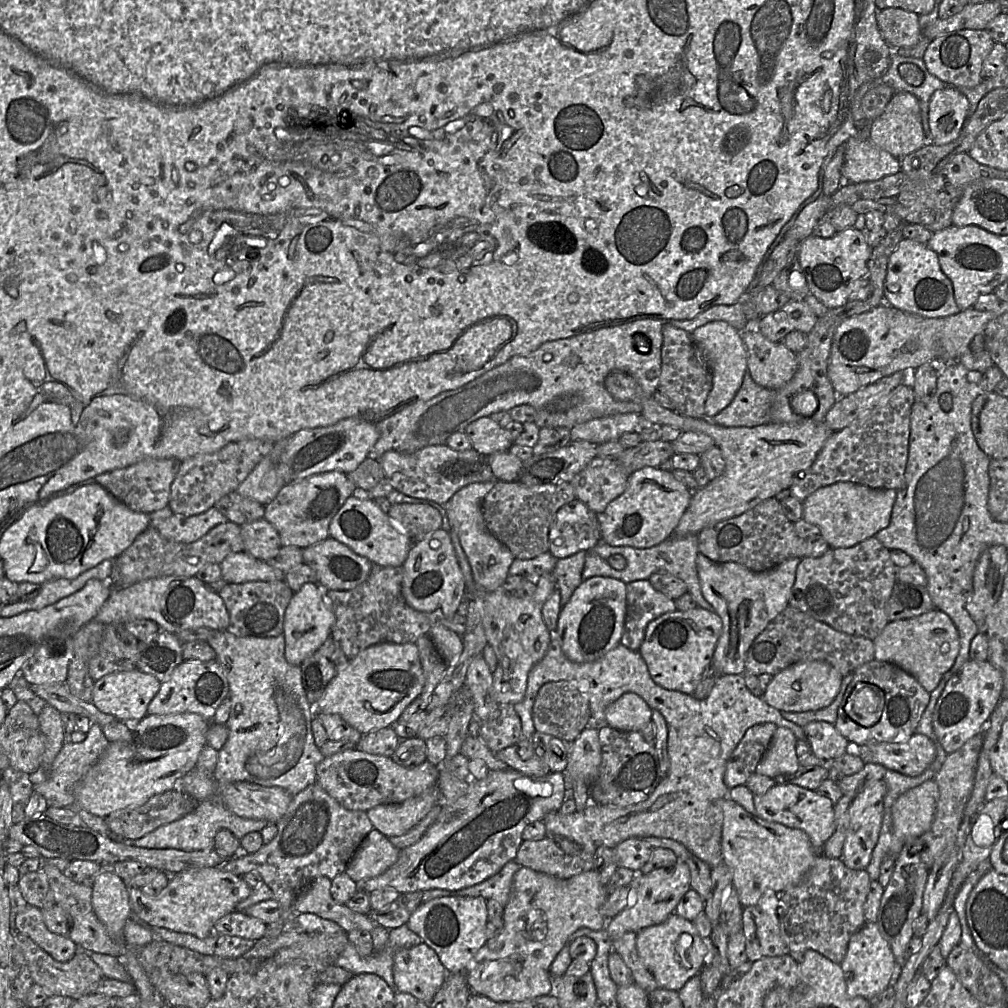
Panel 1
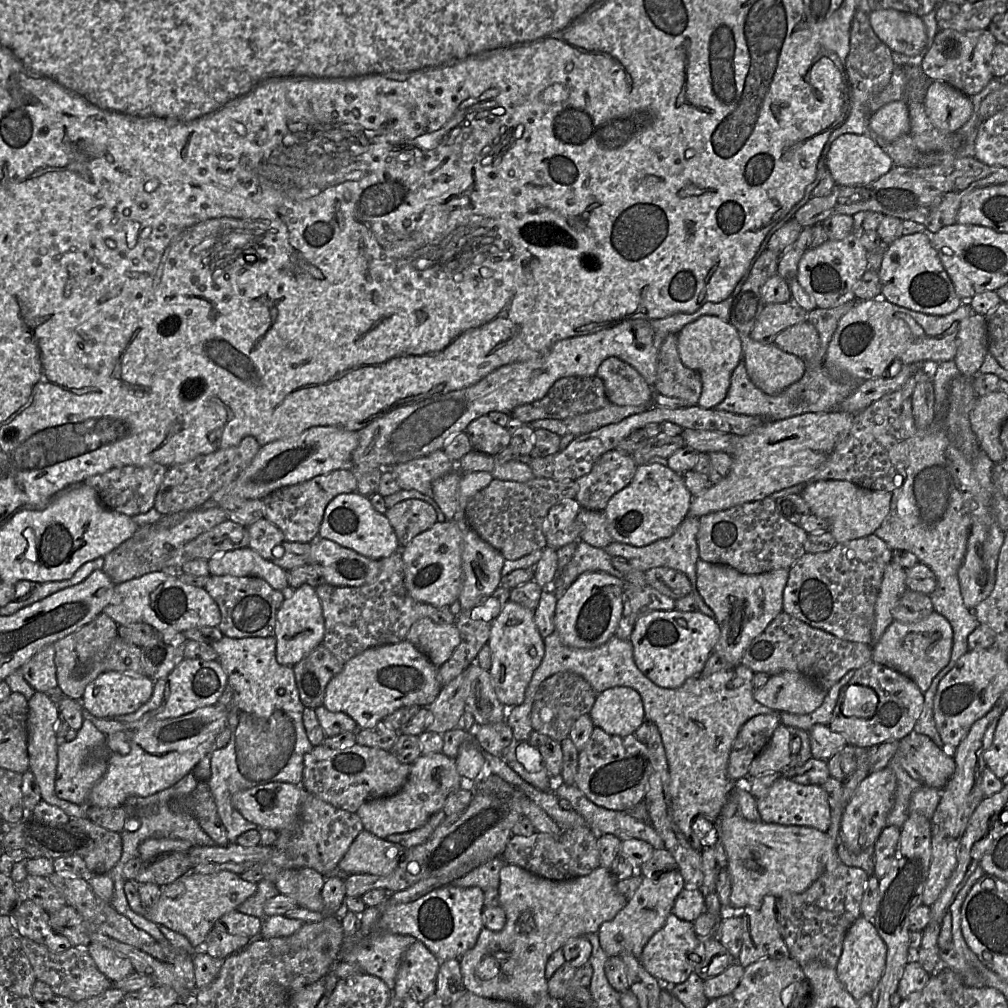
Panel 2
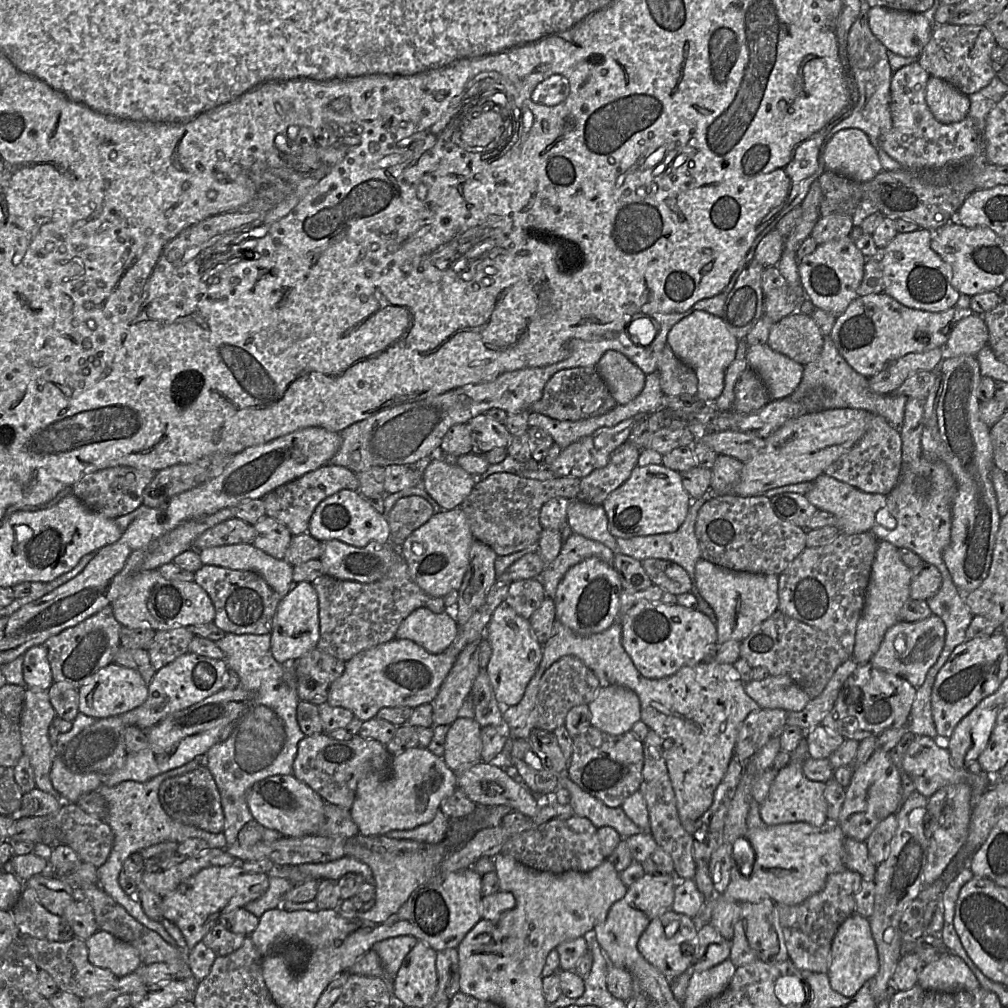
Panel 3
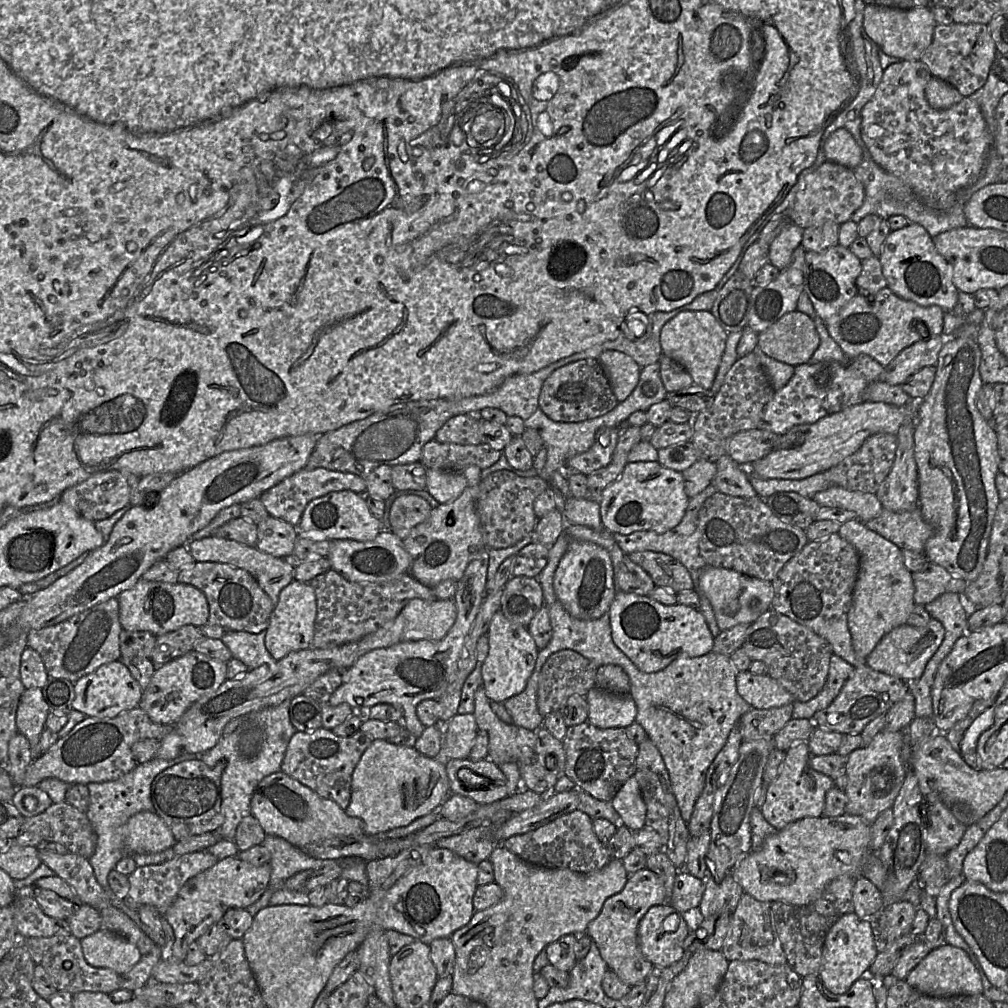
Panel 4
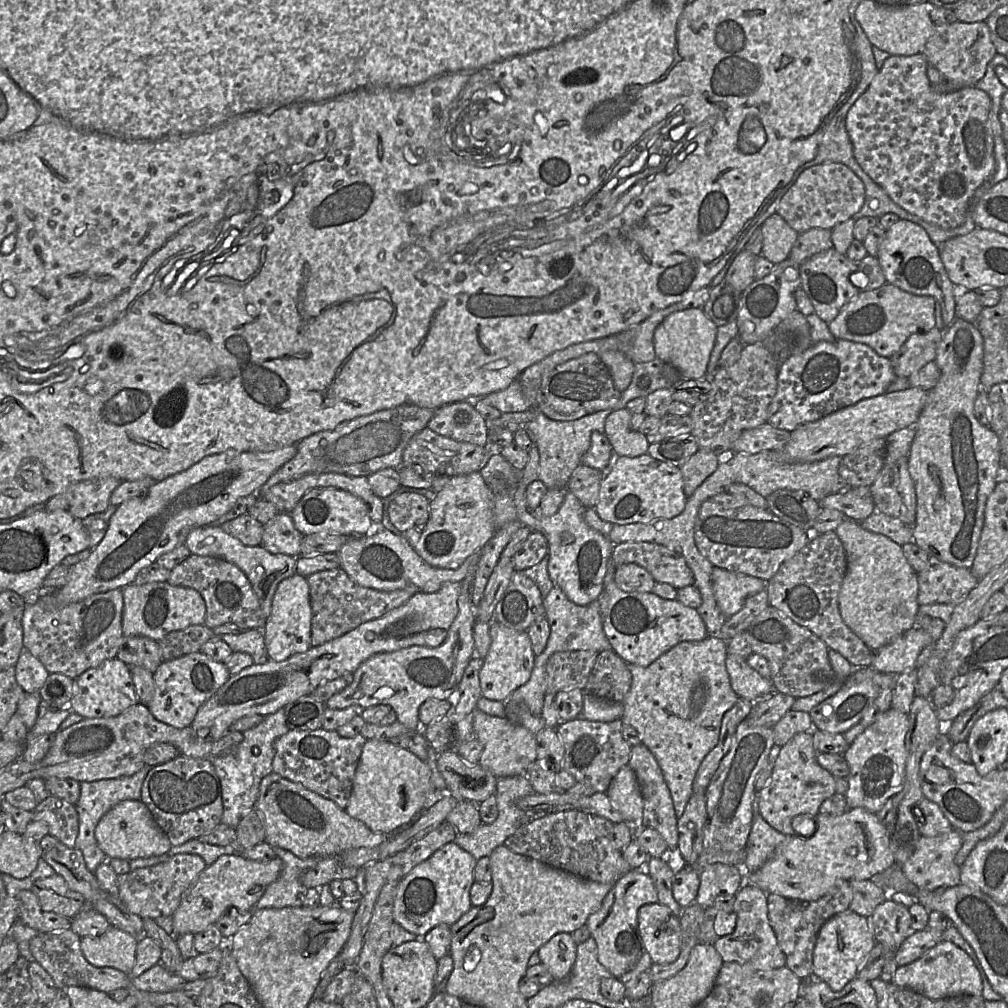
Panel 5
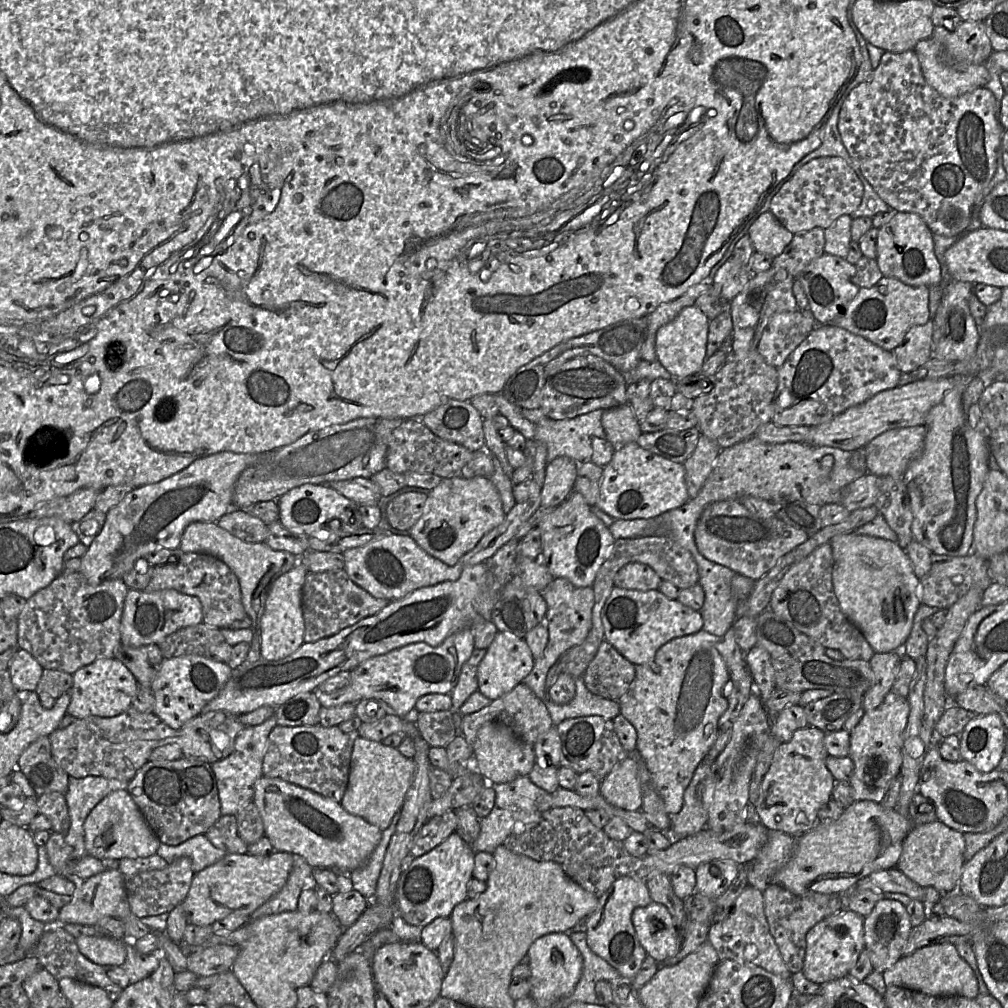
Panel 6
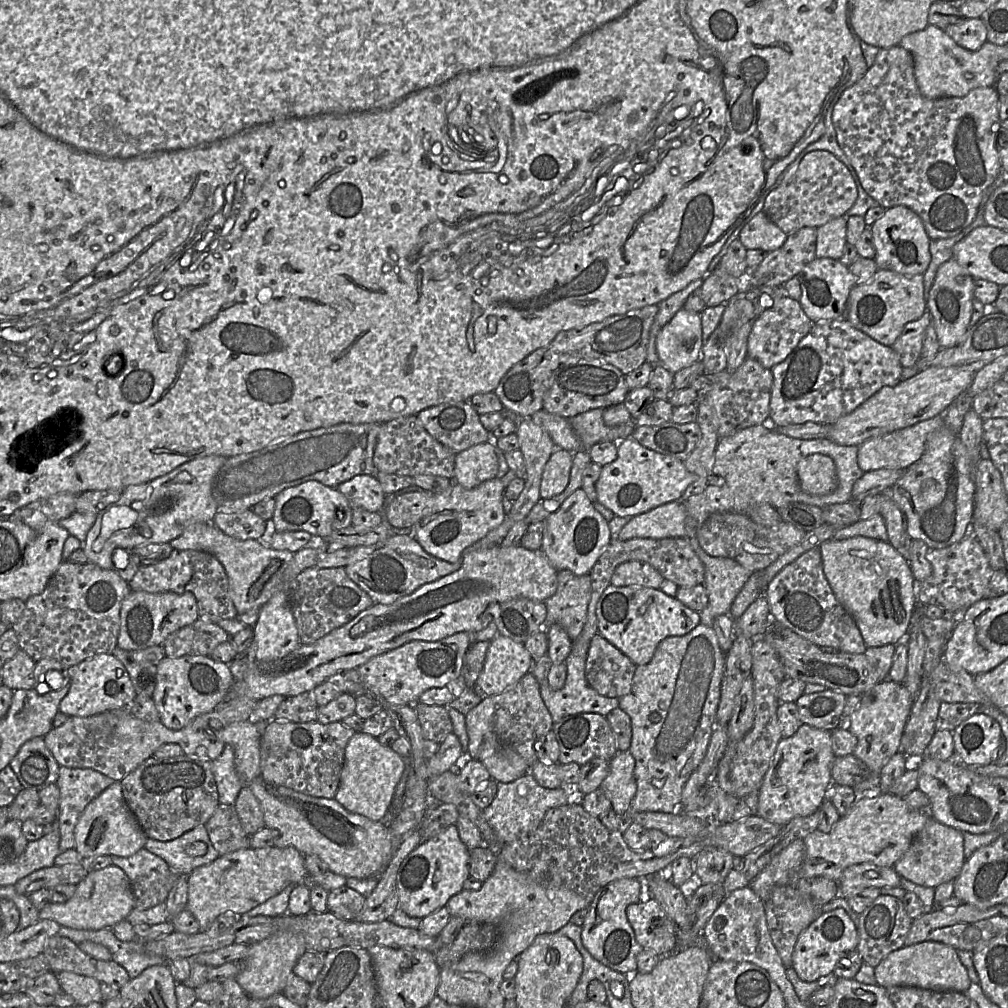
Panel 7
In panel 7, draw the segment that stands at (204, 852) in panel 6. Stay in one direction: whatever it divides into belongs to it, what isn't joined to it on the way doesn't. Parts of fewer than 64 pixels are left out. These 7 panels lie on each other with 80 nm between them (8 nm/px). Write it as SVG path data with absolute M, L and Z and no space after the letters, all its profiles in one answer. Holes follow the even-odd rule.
M204 825L185 832L180 837L170 841L159 841L147 838L144 848L162 858L172 871L184 876L189 875L194 869L213 862L220 855L214 849ZM200 841L207 846L203 856L190 856L186 853L189 844Z

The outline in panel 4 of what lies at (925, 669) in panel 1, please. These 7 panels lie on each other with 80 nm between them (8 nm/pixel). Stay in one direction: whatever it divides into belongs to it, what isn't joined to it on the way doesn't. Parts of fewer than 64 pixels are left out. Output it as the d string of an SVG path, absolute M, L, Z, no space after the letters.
M934 618L924 627L914 627L908 623L898 626L881 639L866 658L866 664L877 672L902 679L907 683L915 682L922 676L926 664L941 645L944 635L943 625Z

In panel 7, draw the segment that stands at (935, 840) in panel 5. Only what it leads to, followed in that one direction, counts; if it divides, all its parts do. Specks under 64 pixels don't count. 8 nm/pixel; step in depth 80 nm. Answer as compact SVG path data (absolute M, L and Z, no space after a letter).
M930 818L907 851L895 863L894 870L901 878L918 885L935 888L942 883L955 881L965 861L963 833Z

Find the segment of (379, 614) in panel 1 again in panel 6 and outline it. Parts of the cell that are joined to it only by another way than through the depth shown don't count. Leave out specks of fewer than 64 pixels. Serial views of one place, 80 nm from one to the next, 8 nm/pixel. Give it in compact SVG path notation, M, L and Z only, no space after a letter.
M343 569L320 573L309 572L302 588L302 612L305 623L304 642L330 637L363 618L380 612L389 600L376 598L354 583Z

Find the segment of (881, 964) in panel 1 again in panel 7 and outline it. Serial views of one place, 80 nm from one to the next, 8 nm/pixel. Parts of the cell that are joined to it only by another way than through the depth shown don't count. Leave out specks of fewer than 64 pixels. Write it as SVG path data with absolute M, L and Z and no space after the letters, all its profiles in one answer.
M842 908L820 914L799 935L792 955L792 967L805 982L822 982L832 976L839 960L857 949L858 930L850 916Z

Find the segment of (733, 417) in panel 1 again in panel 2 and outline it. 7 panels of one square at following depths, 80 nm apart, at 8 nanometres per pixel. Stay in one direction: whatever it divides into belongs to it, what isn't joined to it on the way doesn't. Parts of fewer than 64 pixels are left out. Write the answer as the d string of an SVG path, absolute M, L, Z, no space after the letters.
M744 360L733 370L726 397L715 408L736 414L759 416L765 421L778 421L803 413L837 410L839 404L848 397L859 382L843 378L833 378L824 366L808 366L802 378L777 395L770 395L759 389L749 378Z

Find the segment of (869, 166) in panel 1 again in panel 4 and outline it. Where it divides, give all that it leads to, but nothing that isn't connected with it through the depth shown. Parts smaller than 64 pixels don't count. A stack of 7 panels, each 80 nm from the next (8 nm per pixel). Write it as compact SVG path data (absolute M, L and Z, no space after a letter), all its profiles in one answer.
M845 128L834 131L823 142L822 150L827 161L841 164L850 169L858 167L863 160L863 149Z

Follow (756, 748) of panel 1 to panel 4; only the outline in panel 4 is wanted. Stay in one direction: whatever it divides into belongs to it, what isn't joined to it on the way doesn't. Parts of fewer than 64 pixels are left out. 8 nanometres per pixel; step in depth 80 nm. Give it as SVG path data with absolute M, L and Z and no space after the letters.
M793 704L768 709L752 707L738 724L742 741L773 738L792 718L792 710Z

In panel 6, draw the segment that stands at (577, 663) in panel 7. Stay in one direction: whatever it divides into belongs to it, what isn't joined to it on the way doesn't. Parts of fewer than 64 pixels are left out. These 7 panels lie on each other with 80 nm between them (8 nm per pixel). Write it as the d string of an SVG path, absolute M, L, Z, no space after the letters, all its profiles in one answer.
M583 677L575 678L575 687L576 688L575 688L574 698L569 703L563 704L563 705L556 704L555 702L553 702L549 697L547 697L547 691L546 691L546 699L544 699L544 702L548 708L553 725L555 727L558 726L560 722L562 722L565 719L598 715L606 719L613 720L618 714L621 713L619 701L609 700L609 699L593 694L586 687Z

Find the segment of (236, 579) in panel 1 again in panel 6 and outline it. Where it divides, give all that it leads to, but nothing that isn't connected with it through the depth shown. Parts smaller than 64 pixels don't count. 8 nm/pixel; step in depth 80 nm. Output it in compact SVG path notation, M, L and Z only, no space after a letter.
M193 522L189 524L183 532L179 549L184 553L210 554L231 568L239 580L245 611L256 630L260 628L260 619L264 612L266 599L275 581L291 570L299 559L290 552L273 550L265 542L245 542L222 529L216 522Z

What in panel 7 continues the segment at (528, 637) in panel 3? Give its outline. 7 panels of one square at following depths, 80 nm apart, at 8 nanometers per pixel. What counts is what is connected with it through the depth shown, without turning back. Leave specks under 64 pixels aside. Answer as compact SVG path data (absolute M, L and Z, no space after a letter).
M498 634L490 642L476 688L483 696L501 694L531 671L533 663L523 643Z

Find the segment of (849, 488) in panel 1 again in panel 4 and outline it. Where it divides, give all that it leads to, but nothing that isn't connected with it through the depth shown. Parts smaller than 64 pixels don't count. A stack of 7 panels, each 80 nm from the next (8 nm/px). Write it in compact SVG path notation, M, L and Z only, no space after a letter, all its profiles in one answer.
M837 485L816 493L812 499L819 506L853 511L857 515L855 520L864 524L876 518L883 509L881 502L874 494L852 491Z

